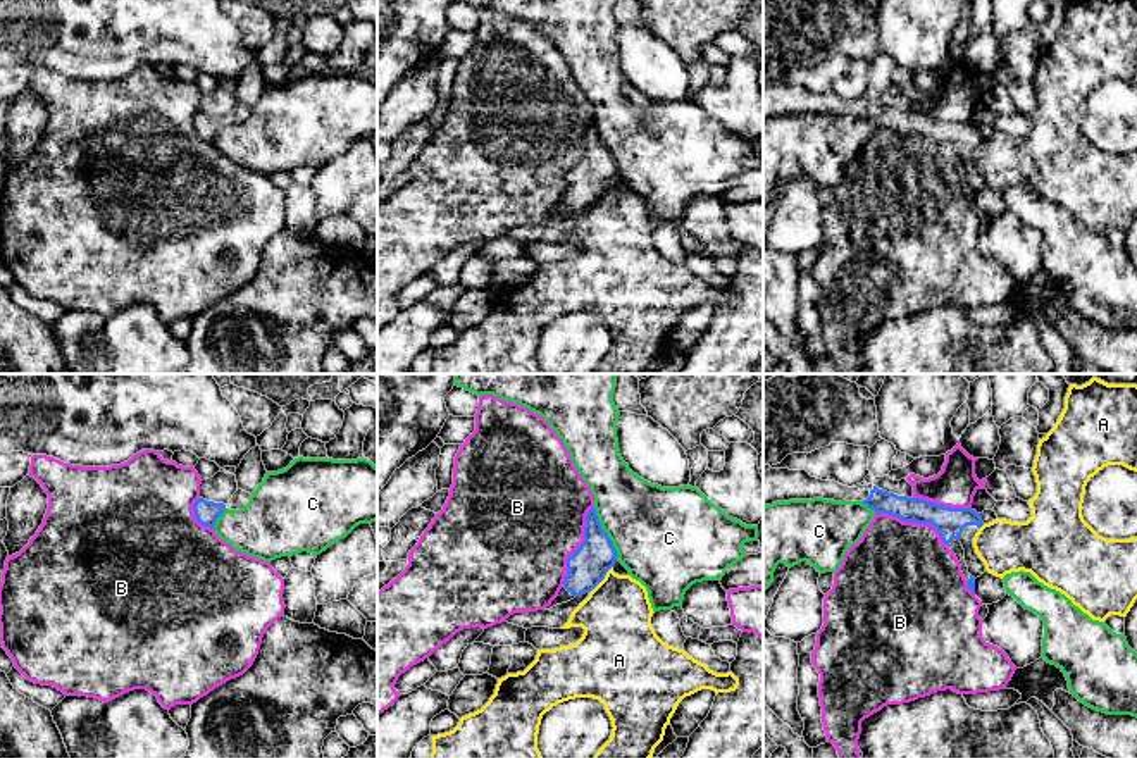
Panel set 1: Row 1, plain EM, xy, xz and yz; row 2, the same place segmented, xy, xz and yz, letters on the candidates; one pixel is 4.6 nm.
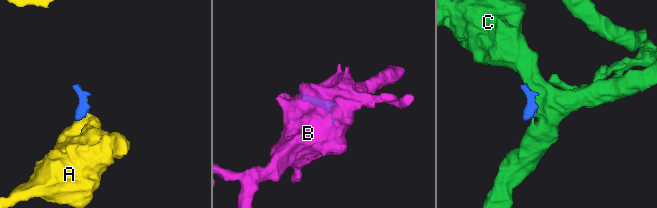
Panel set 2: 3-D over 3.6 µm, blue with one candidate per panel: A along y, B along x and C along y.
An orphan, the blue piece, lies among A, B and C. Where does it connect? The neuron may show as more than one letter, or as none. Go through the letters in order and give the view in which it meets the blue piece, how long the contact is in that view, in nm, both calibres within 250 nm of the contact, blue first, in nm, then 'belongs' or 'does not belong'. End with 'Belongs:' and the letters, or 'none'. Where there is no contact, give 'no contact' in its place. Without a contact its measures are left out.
A: meets blue in xz; contact 150 nm long; 190 nm thick on the blue side, 320 nm on the other; does not belong
B: meets blue in yz; contact 380 nm long; 140 nm thick on the blue side, 480 nm on the other; does not belong
C: meets blue in xz; contact 280 nm long; 190 nm thick on the blue side, 440 nm on the other; does not belong
Belongs: none

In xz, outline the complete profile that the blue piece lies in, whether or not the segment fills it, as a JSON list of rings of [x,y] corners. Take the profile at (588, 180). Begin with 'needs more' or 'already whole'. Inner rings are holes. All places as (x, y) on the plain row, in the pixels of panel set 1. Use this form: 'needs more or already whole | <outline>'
needs more | [[[593,121],[586,129],[584,157],[567,172],[568,186],[563,200],[544,224],[593,205],[615,179],[617,172],[617,164],[603,145],[596,122]]]

